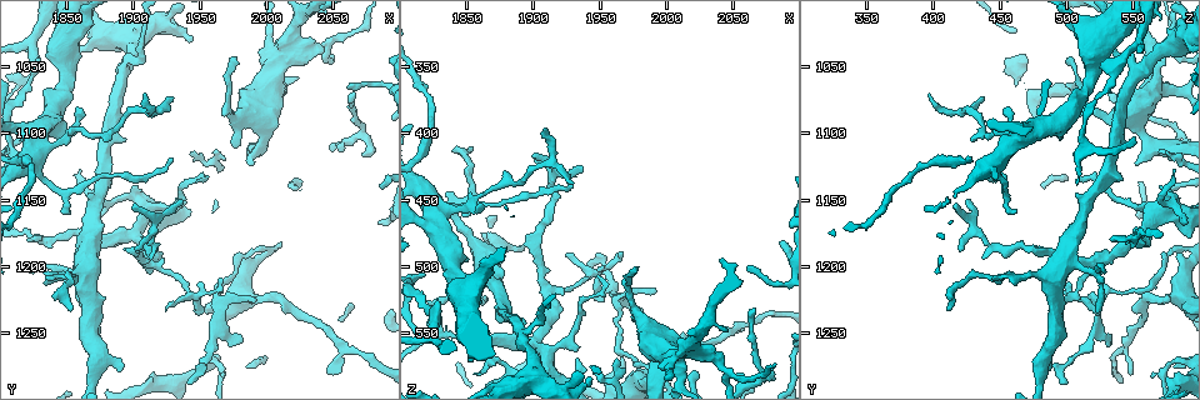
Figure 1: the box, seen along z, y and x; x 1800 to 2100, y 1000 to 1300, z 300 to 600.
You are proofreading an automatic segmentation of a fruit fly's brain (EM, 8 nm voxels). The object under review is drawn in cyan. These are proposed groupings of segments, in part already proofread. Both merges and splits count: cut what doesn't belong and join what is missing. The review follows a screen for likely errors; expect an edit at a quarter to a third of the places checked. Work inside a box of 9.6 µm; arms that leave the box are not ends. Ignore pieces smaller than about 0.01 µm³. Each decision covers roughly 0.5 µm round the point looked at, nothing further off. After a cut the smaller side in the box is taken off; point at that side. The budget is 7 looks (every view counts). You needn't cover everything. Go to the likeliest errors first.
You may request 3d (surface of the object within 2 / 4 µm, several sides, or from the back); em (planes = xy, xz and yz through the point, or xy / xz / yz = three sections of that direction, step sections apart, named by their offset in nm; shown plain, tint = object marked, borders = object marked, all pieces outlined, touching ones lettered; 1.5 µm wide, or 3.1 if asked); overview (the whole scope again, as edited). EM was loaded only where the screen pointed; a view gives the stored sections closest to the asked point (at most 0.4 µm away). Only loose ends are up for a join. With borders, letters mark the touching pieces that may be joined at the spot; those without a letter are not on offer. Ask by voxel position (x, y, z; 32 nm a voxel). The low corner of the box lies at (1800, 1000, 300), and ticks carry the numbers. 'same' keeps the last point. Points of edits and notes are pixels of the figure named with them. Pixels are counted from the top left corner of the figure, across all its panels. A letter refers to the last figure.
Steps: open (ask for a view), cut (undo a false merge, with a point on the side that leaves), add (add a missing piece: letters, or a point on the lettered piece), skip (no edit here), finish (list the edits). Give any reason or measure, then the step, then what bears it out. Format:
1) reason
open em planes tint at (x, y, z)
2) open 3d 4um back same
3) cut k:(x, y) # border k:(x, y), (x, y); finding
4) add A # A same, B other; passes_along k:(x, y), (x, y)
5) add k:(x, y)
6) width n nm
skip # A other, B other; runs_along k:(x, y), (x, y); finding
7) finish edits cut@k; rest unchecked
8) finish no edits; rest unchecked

thin end
open 3d 4um at (2048, 1280, 548)

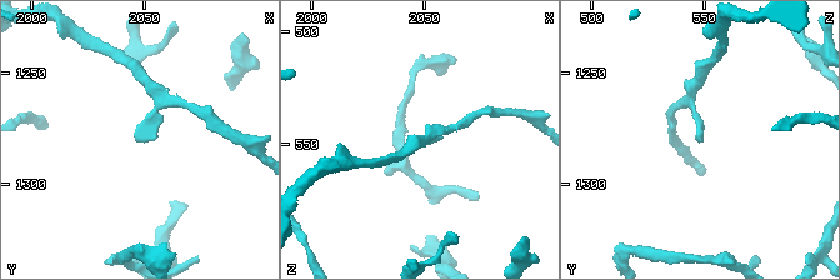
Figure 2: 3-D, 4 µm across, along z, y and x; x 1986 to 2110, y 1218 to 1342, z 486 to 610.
open em planes borders at (2045, 1280, 548)

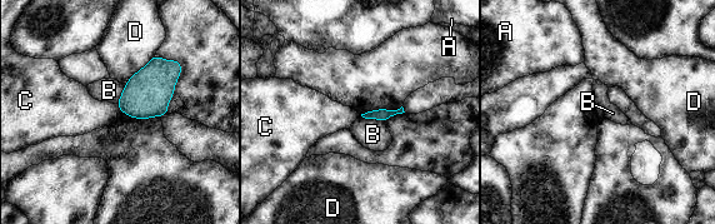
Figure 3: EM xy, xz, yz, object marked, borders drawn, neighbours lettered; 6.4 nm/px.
skip # A other, B other, C other, D other; border 3:(116, 104), (120, 110); none of them fits

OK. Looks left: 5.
tapers out
open 3d 4um at (1984, 1254, 534)

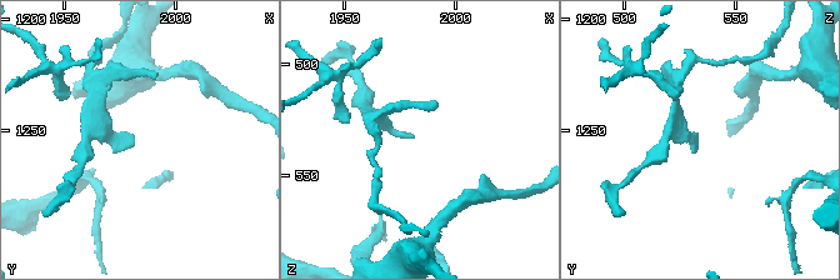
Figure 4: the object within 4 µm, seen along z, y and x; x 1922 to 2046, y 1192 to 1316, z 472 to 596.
now the EM
open em xy step 8 borders at (1983, 1254, 534)

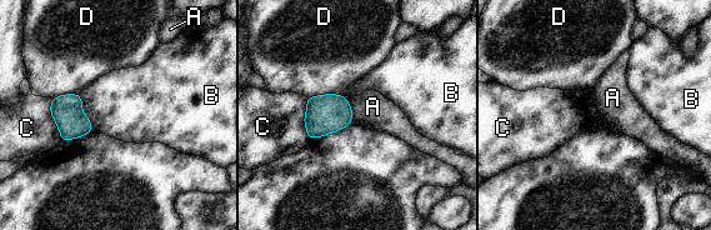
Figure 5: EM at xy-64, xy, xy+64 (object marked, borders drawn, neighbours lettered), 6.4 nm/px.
skip # A other, B other, C other, D other; border 5:(349, 103), (353, 110), (353, 120); no lettered piece goes on from it

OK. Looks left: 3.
four or more arms meet
open em planes borders at (2006, 1058, 564)

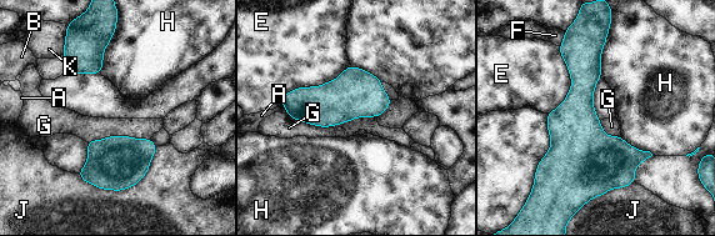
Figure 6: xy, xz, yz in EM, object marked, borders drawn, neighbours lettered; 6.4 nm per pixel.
skip # A other, B other, E other, F other, G other, H other, J other, K other; one cell here

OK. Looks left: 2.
finish no edits; rest unchecked

